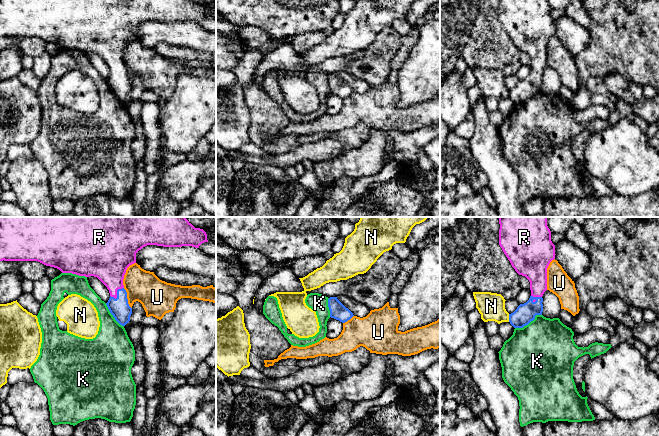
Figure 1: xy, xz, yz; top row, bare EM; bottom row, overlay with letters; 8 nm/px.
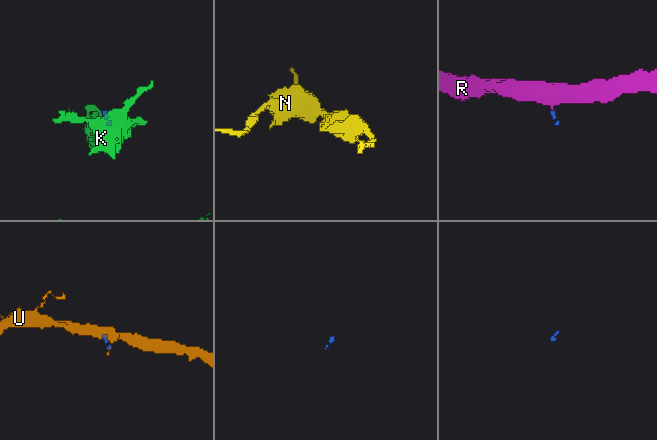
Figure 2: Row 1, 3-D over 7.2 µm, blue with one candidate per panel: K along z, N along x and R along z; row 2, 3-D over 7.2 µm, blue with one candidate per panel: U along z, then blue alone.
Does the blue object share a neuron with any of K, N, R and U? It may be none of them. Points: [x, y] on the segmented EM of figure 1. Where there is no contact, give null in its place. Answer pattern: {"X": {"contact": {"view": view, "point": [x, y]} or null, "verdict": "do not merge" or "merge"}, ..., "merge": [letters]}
{"K": {"contact": {"view": "yz", "point": [528, 323]}, "verdict": "do not merge"}, "N": {"contact": {"view": "yz", "point": [509, 318]}, "verdict": "do not merge"}, "R": {"contact": {"view": "xy", "point": [117, 294]}, "verdict": "merge"}, "U": {"contact": {"view": "xy", "point": [126, 298]}, "verdict": "do not merge"}, "merge": ["R"]}

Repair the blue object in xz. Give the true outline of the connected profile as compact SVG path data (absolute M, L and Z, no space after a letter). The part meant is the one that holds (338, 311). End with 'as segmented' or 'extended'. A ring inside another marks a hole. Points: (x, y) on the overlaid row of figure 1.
M330 297L328 299L328 307L330 310L330 317L339 320L342 323L350 320L354 315L346 308L337 297Z; as segmented

